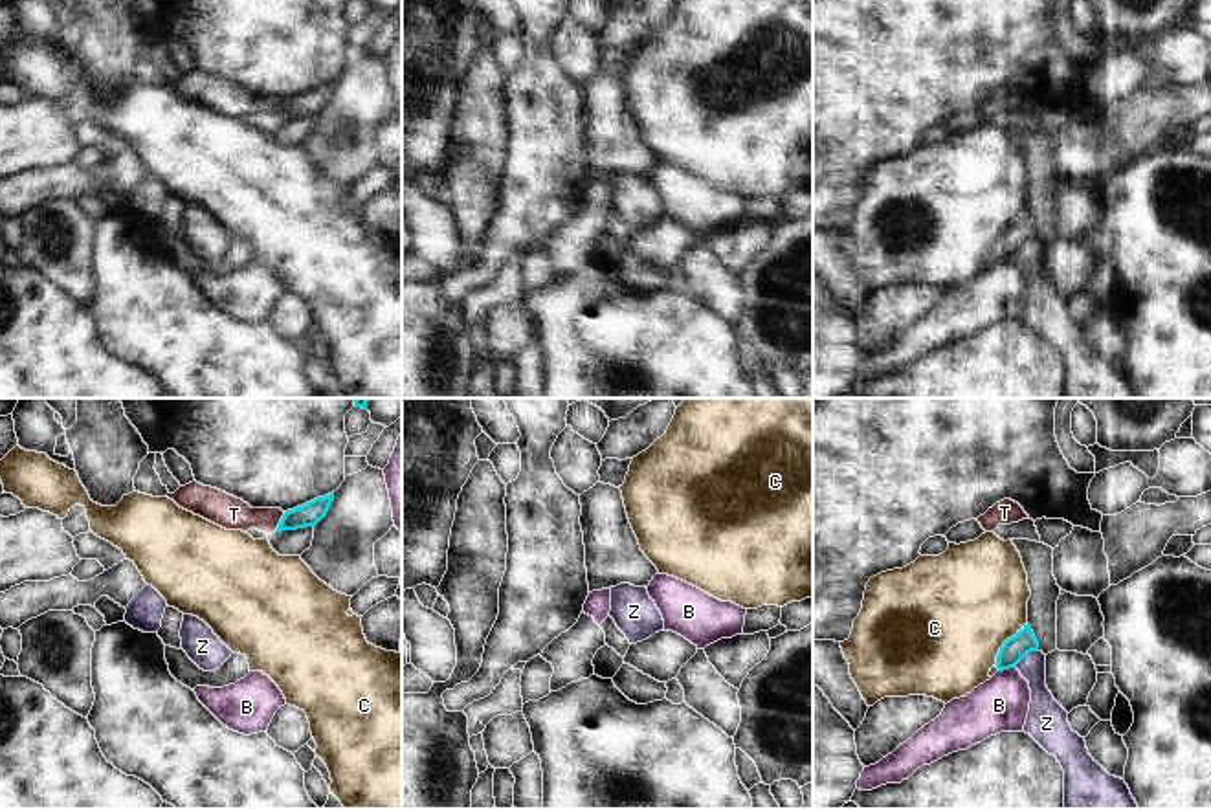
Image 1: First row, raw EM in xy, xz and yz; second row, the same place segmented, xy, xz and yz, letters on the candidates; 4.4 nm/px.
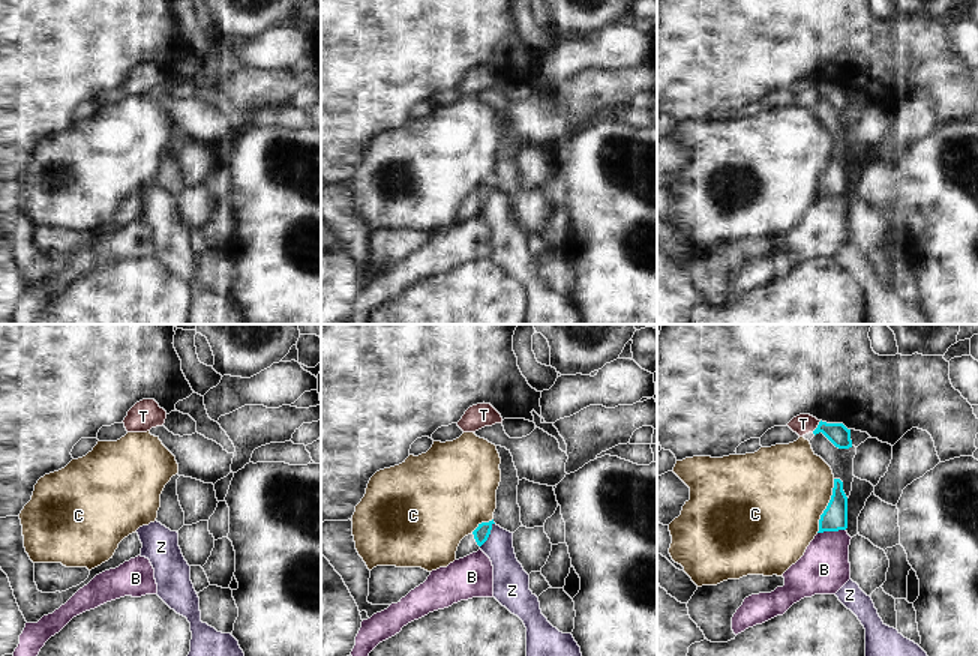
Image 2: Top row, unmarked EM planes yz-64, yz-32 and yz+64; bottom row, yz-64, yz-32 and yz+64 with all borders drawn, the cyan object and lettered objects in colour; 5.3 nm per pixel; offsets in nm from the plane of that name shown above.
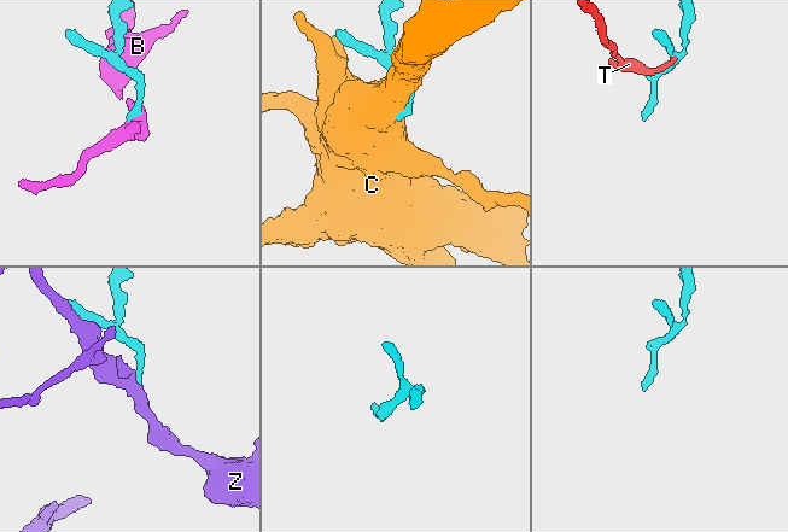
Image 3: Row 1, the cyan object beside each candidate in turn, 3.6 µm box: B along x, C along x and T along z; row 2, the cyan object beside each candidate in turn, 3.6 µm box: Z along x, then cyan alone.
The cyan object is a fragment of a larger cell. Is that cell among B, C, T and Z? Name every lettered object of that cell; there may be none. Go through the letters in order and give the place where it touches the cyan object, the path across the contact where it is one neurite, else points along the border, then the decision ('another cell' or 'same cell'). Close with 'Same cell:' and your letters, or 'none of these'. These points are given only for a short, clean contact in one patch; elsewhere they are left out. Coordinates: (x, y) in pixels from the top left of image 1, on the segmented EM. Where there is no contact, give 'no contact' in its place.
B: contact yz (1006, 668); border yz (1013, 666), (999, 672); another cell
C: contact yz (1004, 642); border yz (1026, 622), (1004, 642), (995, 663); another cell
T: contact xy (281, 521); another cell
Z: contact yz (1024, 655); border yz (1037, 650), (1032, 650), (1013, 666); another cell
Same cell: none of these

